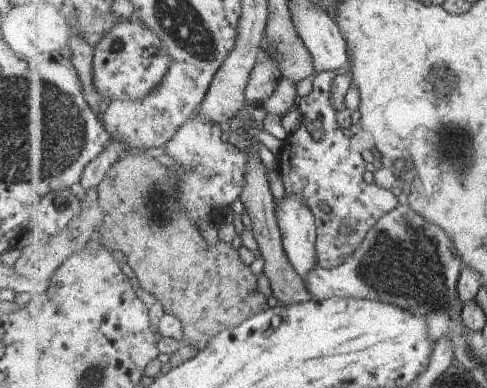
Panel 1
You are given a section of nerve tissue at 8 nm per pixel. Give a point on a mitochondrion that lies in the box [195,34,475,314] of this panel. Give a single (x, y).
(441, 78)

